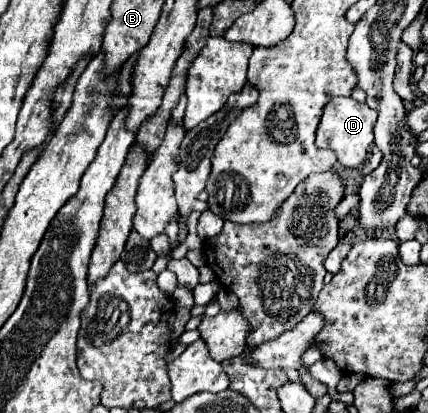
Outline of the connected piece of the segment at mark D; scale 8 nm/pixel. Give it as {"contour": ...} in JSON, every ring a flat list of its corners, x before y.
{"contour":[[336,97,324,107,324,115,316,133,316,147,332,149,338,157,338,163,344,167,358,167,368,157,368,147,374,141,374,123,378,113,366,103,358,103,352,97]]}

